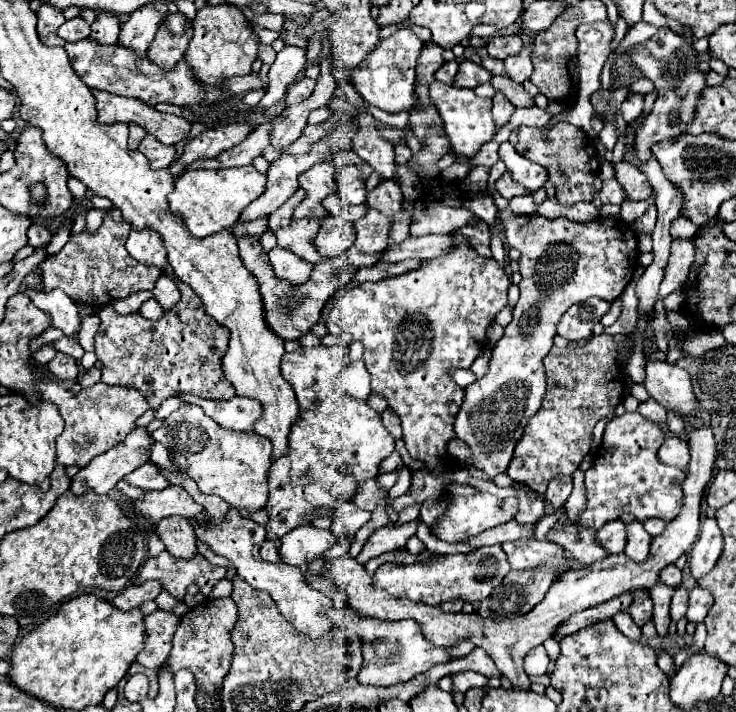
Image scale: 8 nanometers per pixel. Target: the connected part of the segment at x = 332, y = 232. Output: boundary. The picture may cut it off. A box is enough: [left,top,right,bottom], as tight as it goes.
[314,217,354,257]

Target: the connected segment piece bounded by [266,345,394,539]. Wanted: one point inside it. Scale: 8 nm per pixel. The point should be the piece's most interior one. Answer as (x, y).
(332, 425)

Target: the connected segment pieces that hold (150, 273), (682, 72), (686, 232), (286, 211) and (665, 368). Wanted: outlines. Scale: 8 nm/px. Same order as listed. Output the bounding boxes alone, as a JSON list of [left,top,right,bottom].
[[40,209,162,307],[626,27,706,159],[670,217,698,239],[268,189,304,231],[644,361,698,421]]

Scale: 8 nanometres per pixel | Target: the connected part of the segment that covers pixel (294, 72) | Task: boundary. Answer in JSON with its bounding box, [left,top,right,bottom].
[260,45,306,107]

